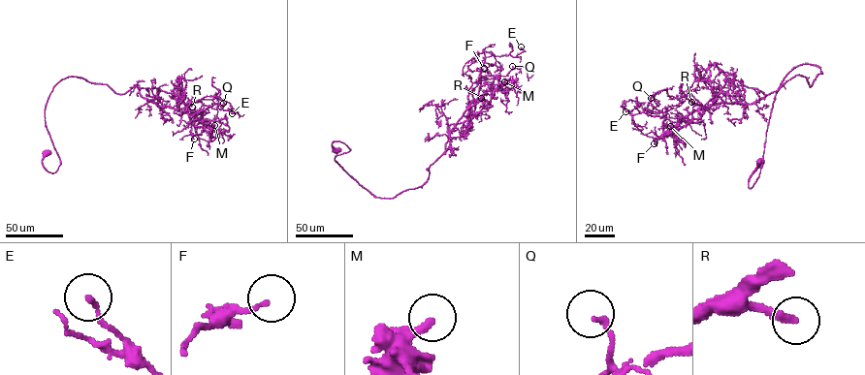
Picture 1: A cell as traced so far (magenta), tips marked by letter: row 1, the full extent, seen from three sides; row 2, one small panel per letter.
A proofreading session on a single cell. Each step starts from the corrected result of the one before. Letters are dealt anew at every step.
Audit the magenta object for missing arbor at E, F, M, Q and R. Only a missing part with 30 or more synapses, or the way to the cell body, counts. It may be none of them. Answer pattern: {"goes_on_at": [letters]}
{"goes_on_at": ["R"]}

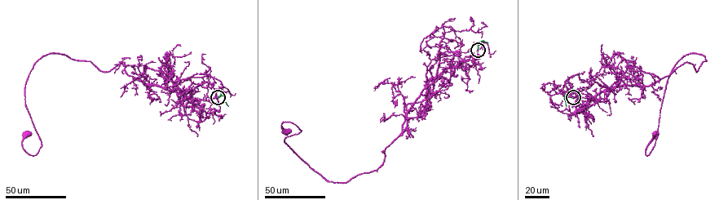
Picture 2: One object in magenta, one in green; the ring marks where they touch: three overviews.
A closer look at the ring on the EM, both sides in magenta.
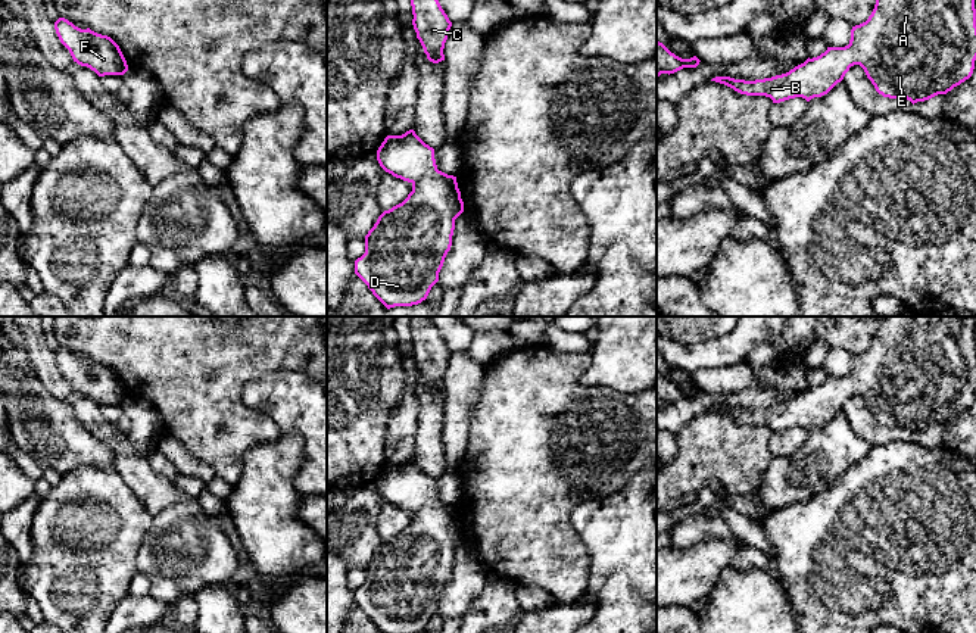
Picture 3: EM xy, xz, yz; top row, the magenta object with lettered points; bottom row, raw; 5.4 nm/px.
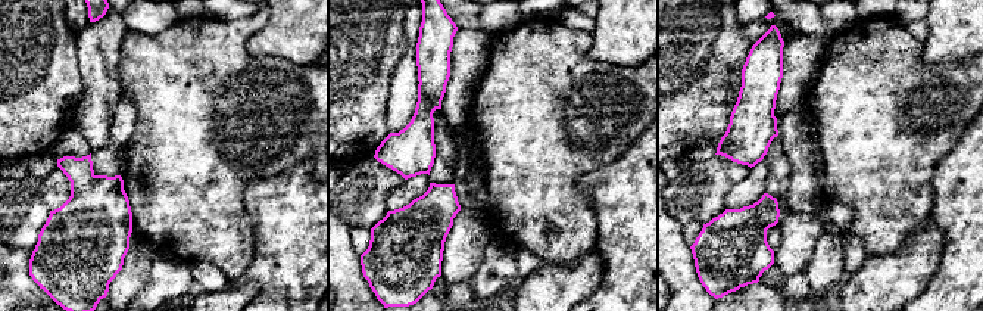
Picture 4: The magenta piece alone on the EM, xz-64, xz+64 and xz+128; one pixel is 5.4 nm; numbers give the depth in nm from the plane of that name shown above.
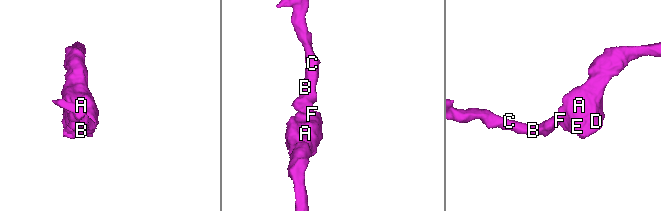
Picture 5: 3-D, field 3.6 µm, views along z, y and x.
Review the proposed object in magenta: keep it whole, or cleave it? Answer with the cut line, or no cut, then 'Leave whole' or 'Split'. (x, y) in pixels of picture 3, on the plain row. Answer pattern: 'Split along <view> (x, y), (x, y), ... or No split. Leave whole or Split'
No split. Leave whole

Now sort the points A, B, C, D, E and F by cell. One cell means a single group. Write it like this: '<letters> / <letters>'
A B C D E F

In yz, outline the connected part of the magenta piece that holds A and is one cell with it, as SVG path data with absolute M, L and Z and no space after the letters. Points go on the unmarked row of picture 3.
M885 316L877 319L874 339L869 349L852 356L849 374L845 377L827 377L817 387L807 389L786 403L771 408L745 411L730 406L715 406L711 411L724 414L746 425L765 425L773 433L802 427L810 431L827 424L841 412L851 396L860 395L876 421L889 428L907 428L913 434L929 430L938 424L947 424L954 417L969 409L976 390L976 316Z

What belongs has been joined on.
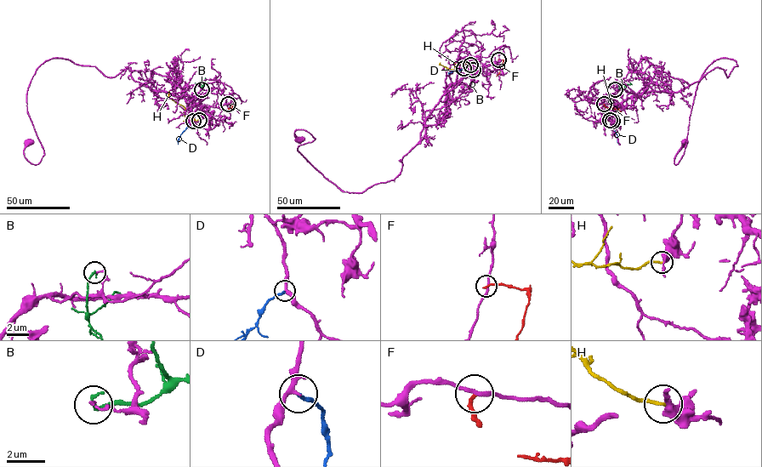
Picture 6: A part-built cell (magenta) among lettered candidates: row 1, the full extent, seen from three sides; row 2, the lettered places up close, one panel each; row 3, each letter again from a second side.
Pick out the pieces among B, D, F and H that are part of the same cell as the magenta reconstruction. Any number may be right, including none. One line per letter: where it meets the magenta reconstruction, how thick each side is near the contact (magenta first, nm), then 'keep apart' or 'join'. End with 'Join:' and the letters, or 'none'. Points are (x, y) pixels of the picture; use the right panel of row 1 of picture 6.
B: meets magenta at (615, 89); 140 nm thick on the magenta side, 200 nm on the other; keep apart
D: meets magenta at (612, 121); 190 nm thick on the magenta side, 200 nm on the other; keep apart
F: meets magenta at (604, 104); 190 nm thick on the magenta side, 180 nm on the other; keep apart
H: meets magenta at (610, 120); 400 nm thick on the magenta side, 180 nm on the other; keep apart
Join: none

